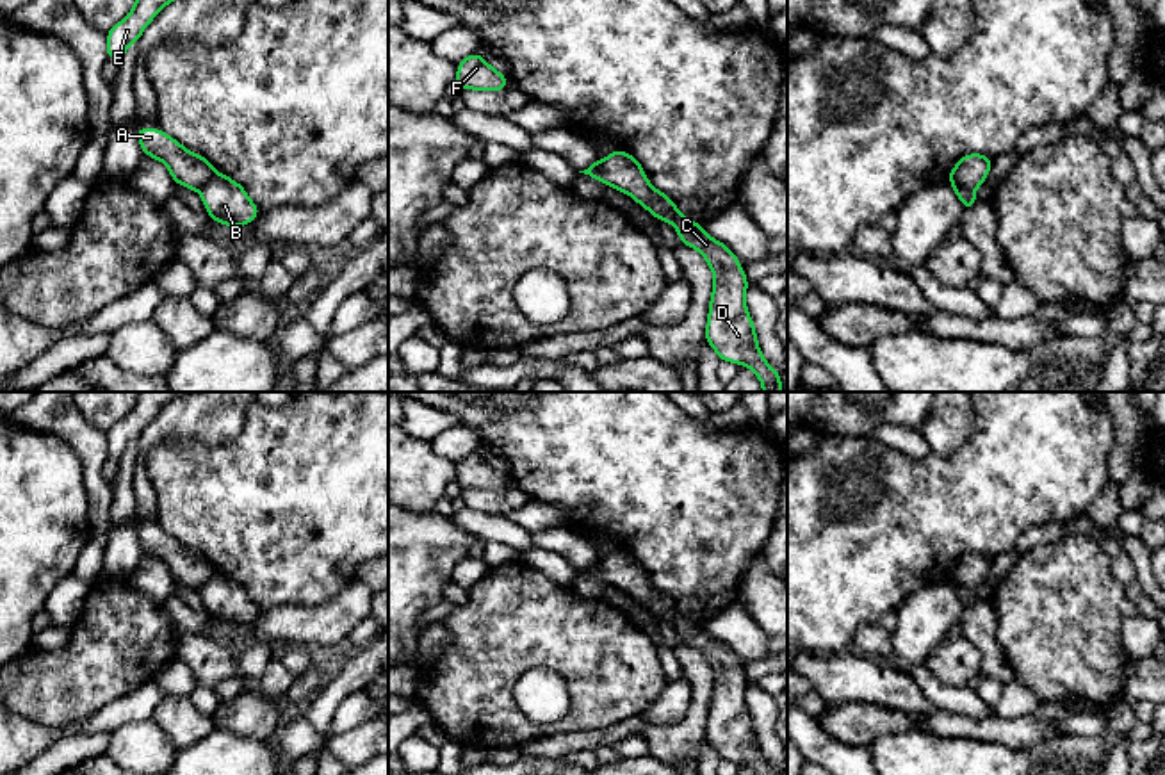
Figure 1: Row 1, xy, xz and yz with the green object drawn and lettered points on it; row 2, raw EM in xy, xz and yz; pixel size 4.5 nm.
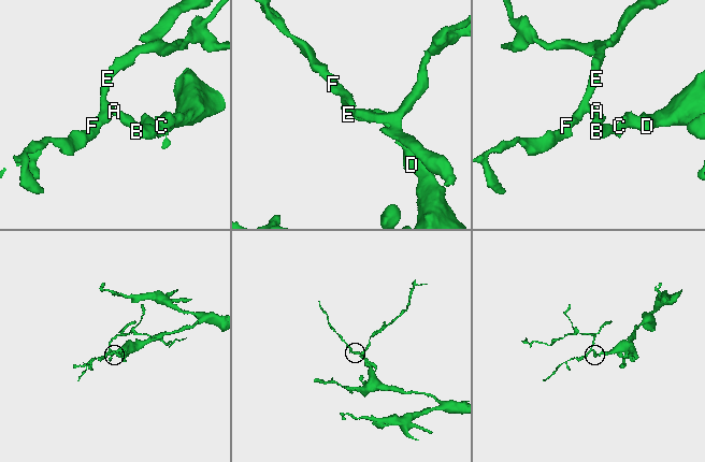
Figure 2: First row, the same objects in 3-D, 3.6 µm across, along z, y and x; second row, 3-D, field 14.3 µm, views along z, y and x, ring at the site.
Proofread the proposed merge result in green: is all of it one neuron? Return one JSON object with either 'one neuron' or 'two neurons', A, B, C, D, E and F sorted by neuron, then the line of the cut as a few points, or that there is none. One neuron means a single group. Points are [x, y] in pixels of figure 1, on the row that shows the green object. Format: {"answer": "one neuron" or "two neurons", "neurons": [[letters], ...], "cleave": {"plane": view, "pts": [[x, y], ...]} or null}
{"answer": "two neurons", "neurons": [["A", "E", "F"], ["B", "C", "D"]], "cleave": {"plane": "xz", "pts": [[599, 163], [606, 182]]}}

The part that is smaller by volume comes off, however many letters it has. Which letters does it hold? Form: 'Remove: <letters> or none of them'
Remove: A, E, F

